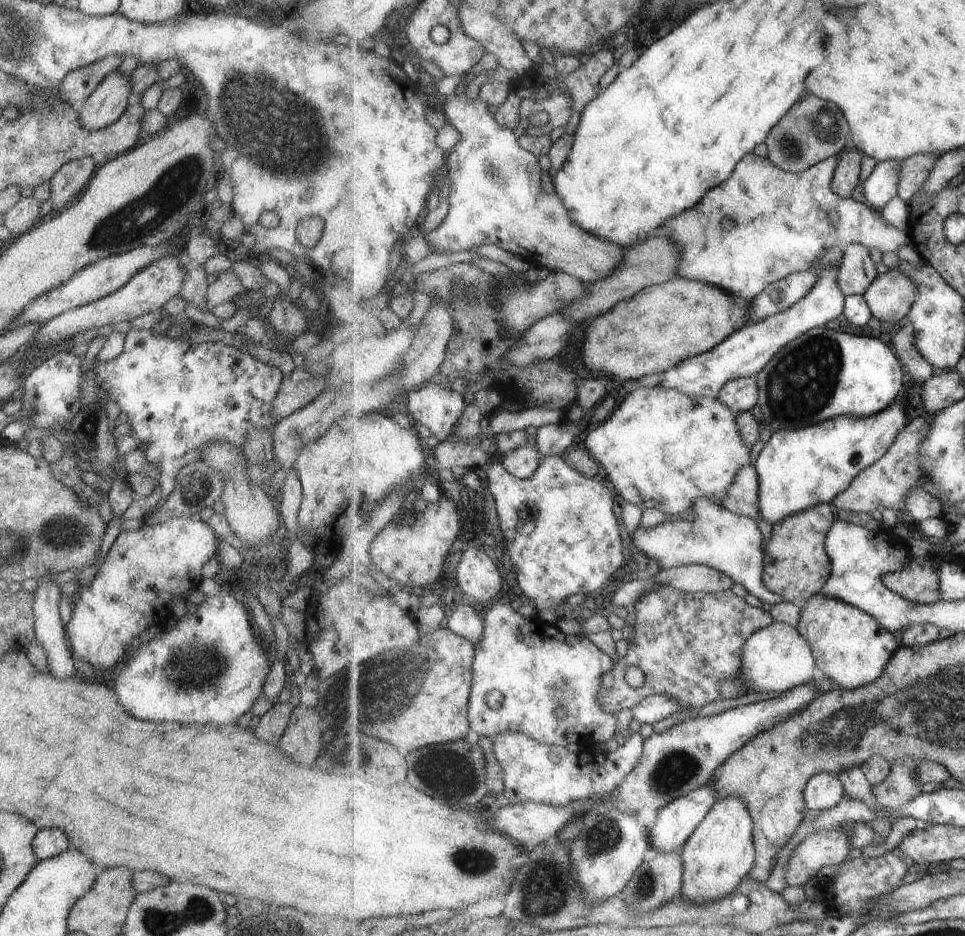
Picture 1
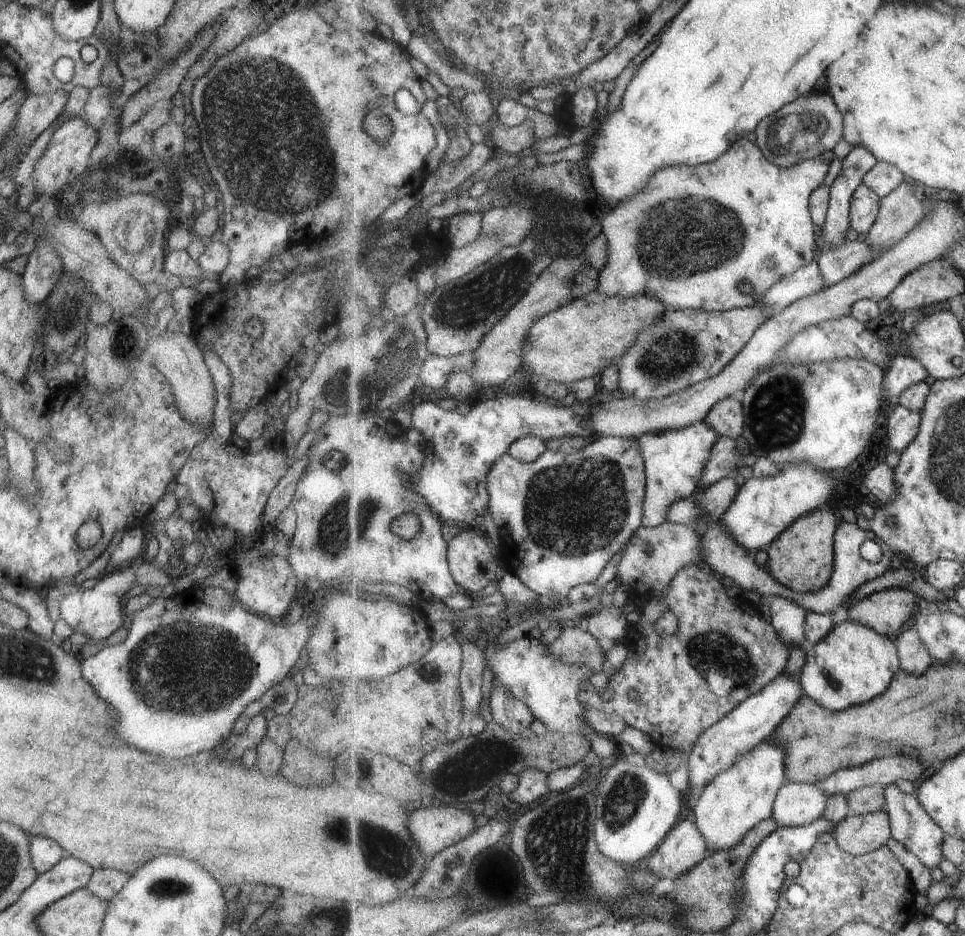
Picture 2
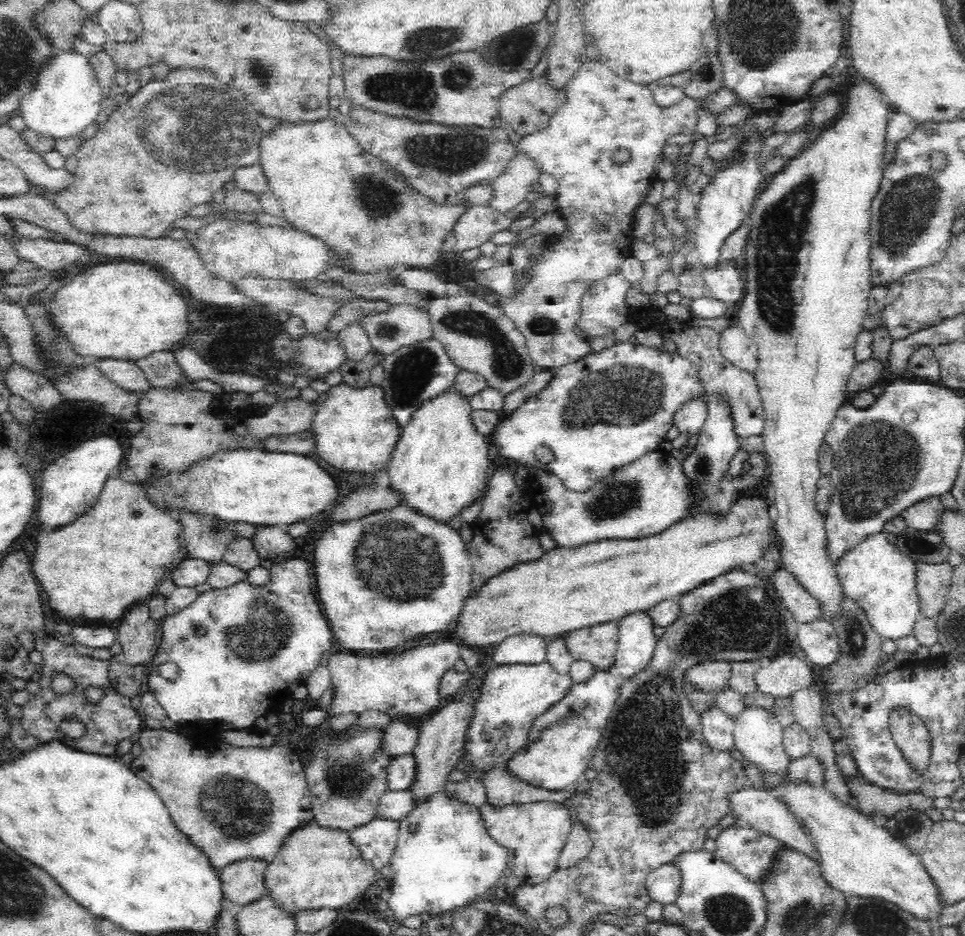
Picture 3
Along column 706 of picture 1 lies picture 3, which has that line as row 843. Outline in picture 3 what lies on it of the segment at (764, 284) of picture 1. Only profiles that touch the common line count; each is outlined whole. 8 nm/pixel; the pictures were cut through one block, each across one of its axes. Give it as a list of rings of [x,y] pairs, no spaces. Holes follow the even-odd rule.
[[[218,722],[177,725],[176,732],[147,728],[139,734],[142,753],[131,763],[132,772],[152,784],[178,830],[204,849],[210,863],[216,869],[221,870],[228,864],[246,858],[270,863],[277,856],[284,839],[294,829],[313,820],[310,791],[306,785],[300,758],[280,745],[270,748],[232,748],[220,744],[222,734],[230,730],[220,730]]]

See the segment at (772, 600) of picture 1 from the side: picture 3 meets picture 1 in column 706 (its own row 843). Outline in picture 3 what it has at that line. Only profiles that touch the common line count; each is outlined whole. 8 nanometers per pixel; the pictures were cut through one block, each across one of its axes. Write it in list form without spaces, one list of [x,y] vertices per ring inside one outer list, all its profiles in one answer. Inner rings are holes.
[[[485,803],[479,807],[488,834],[503,848],[515,849],[513,874],[522,885],[535,885],[550,878],[559,869],[565,840],[574,822],[562,803],[519,803],[495,807]]]

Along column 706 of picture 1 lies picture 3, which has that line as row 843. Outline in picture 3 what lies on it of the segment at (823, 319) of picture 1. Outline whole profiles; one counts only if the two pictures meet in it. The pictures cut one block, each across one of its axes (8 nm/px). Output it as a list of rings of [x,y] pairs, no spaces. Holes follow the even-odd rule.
[[[374,819],[349,831],[350,839],[360,849],[361,856],[377,871],[390,863],[398,833],[399,823],[388,819]]]

